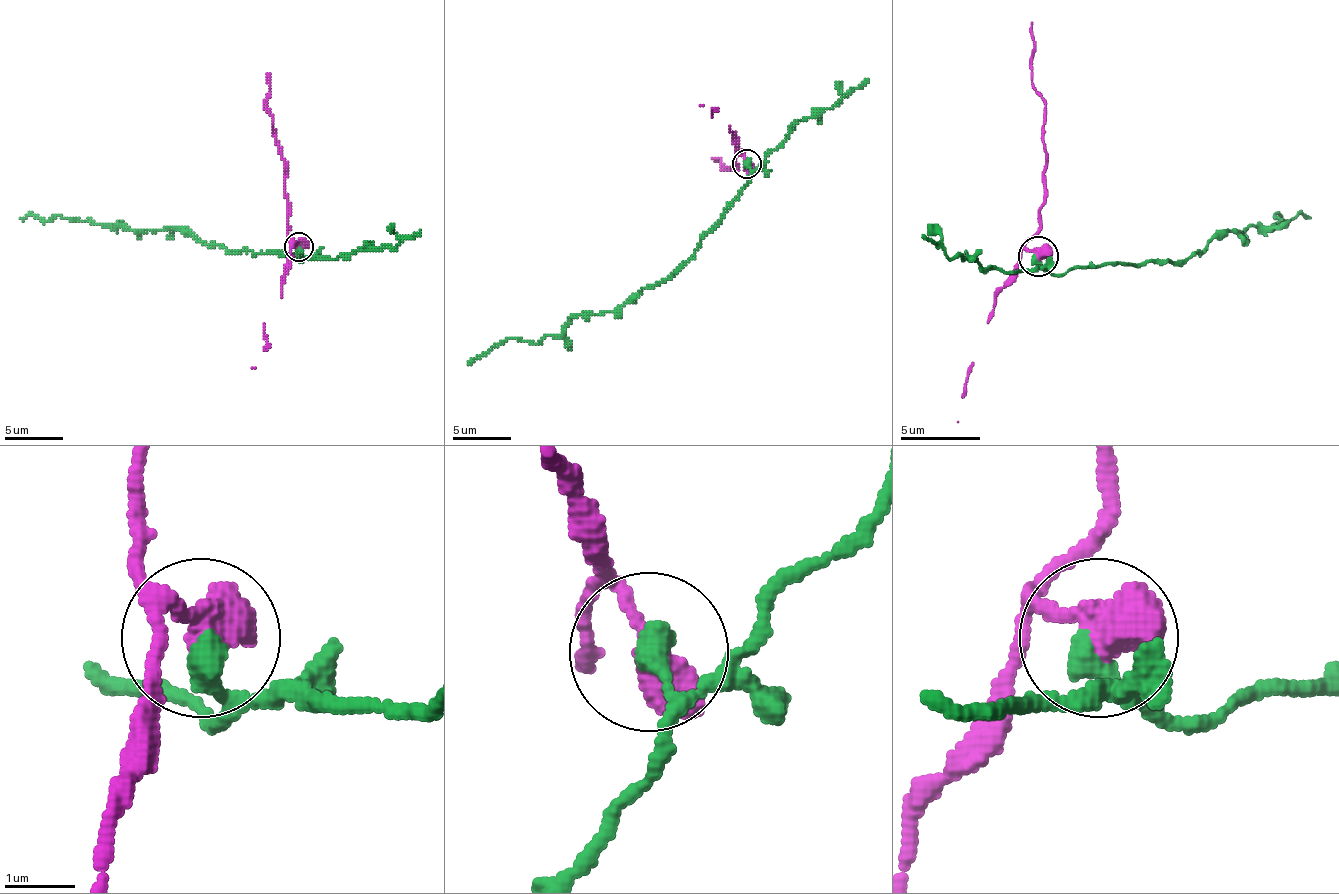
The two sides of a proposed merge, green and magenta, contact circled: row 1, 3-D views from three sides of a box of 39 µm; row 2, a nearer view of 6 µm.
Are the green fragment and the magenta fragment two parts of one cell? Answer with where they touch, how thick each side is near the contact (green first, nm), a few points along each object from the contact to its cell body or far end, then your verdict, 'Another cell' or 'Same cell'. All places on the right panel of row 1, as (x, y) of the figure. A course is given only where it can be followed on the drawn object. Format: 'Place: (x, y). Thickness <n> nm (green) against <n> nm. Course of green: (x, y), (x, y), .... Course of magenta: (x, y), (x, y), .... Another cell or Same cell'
Place: (1038, 256). Thickness 360 nm (green) against 650 nm. Course of green: (1035, 257), (1063, 273), (1183, 261), (1215, 237), (1283, 221), (1279, 213), (1287, 221), (1299, 213), (1311, 217). Course of magenta: (1039, 257), (1027, 245), (1039, 229), (1047, 149), (1043, 97), (1031, 81), (1031, 21). Another cell

